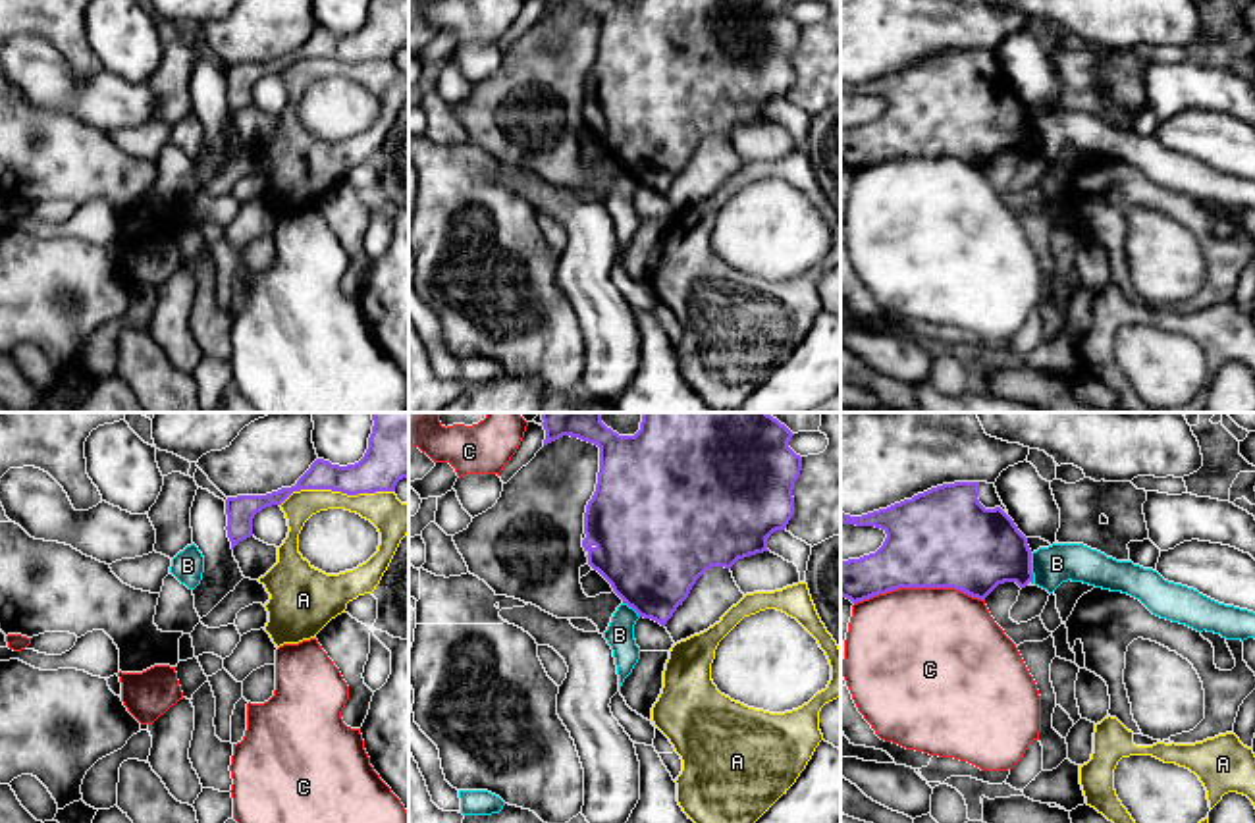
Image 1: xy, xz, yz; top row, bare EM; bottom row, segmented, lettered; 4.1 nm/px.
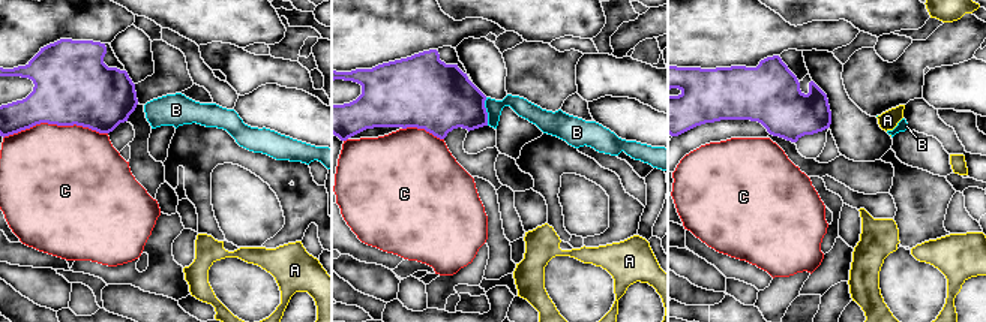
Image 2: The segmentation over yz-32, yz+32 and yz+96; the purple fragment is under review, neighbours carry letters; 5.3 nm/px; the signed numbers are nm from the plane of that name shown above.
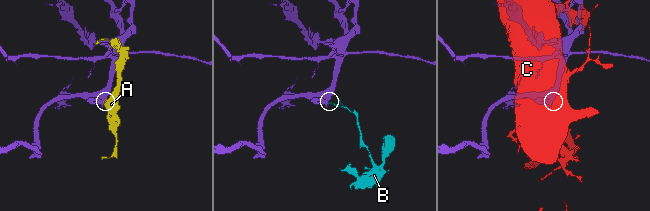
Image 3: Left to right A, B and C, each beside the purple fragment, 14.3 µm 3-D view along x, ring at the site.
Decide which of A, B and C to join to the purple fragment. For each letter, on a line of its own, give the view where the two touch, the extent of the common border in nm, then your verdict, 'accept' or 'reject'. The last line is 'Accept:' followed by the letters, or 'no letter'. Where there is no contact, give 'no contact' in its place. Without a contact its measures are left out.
A: xy | 480 nm | reject
B: yz | 130 nm | reject
C: yz | 550 nm | reject
Accept: no letter

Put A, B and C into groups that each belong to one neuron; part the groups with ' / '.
A / B / C

